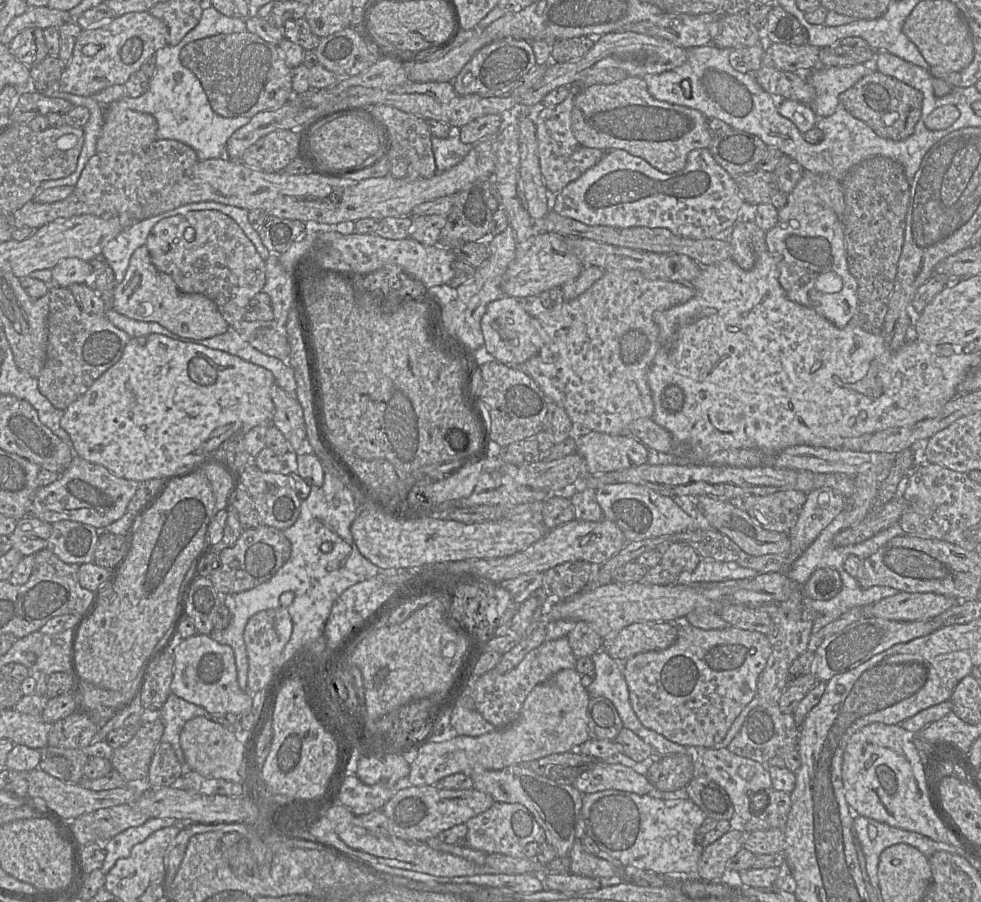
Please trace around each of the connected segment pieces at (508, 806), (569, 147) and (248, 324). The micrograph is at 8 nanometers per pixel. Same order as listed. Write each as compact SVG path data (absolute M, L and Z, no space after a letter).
M495 802L484 813L471 818L467 823L468 833L465 842L447 844L436 838L425 843L431 848L462 857L476 866L485 865L487 854L499 853L514 858L524 858L524 847L530 842L538 844L546 842L545 832L532 813L522 804Z
M572 87L572 93L555 107L544 107L536 118L538 156L541 172L549 192L559 193L569 183L578 179L589 168L596 165L606 151L583 146L572 132L572 110L576 91L584 87Z
M274 319L269 321L242 320L229 326L263 354L281 361L288 361L290 345L287 340L286 327Z

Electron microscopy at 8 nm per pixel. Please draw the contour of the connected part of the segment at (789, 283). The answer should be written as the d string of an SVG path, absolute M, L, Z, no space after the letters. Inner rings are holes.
M805 170L802 178L797 183L795 188L790 193L788 193L786 205L778 210L777 224L771 230L766 232L766 245L767 245L767 250L773 256L773 258L775 259L777 263L777 266L779 269L779 283L781 287L784 289L784 291L786 292L787 297L798 304L814 309L817 313L824 316L827 320L829 320L835 326L842 328L842 327L845 327L851 320L856 320L856 313L858 310L858 294L857 294L858 285L857 285L856 279L852 276L848 268L842 222L840 218L835 214L835 212L832 209L830 209L816 195L815 189L814 189L814 186L816 184L816 176L817 176L816 174ZM826 273L834 273L840 279L842 283L842 288L836 293L824 293L815 286L816 279L818 278L818 276L822 274L826 274Z

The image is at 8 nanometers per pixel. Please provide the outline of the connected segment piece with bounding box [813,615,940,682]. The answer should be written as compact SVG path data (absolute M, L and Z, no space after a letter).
M863 615L843 630L826 637L818 645L813 674L818 681L828 682L833 676L859 666L896 644L910 642L939 628L936 617L926 621L895 621Z

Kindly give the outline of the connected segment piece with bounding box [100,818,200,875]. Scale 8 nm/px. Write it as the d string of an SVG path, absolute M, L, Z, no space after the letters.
M149 818L138 827L130 827L124 830L109 841L102 843L103 848L106 850L106 857L100 868L101 872L106 875L118 859L128 857L136 844L146 840L155 831L171 826L185 828L191 823L196 824L197 822L200 821L176 818Z

